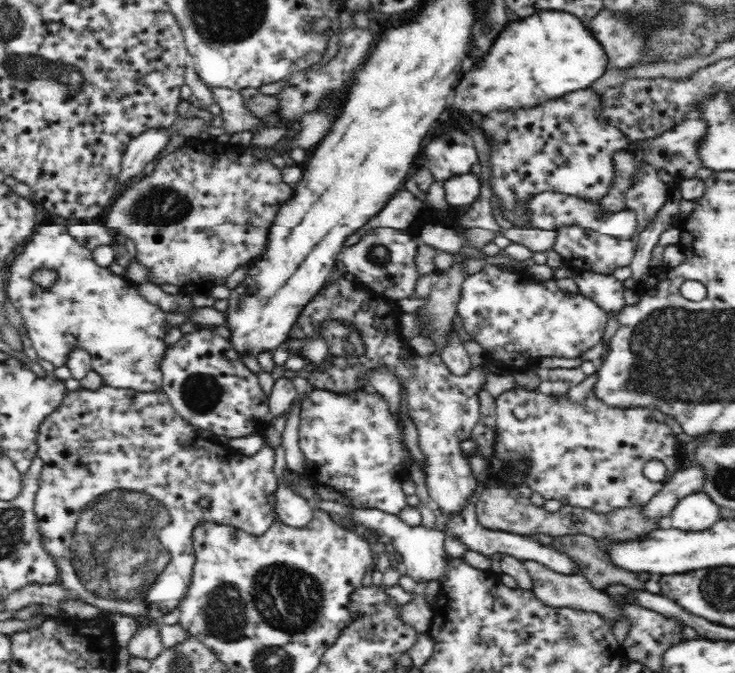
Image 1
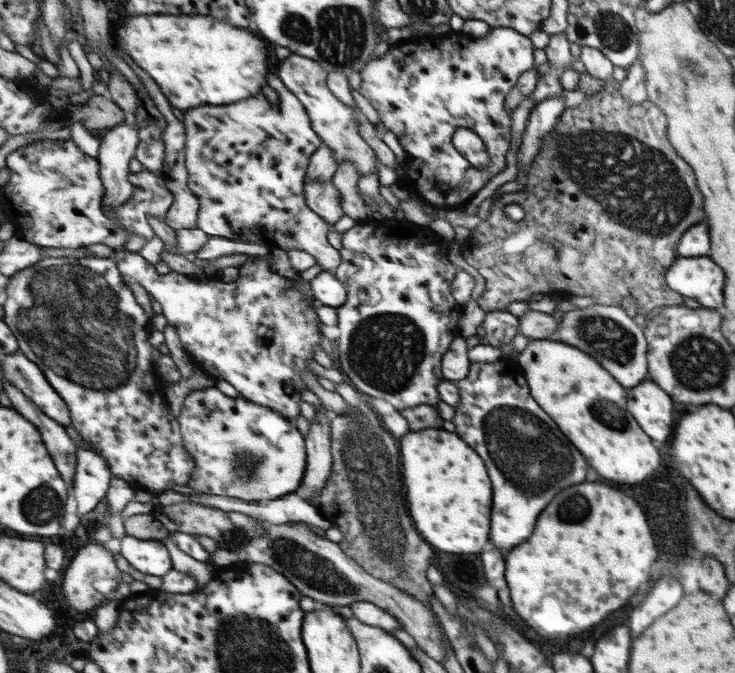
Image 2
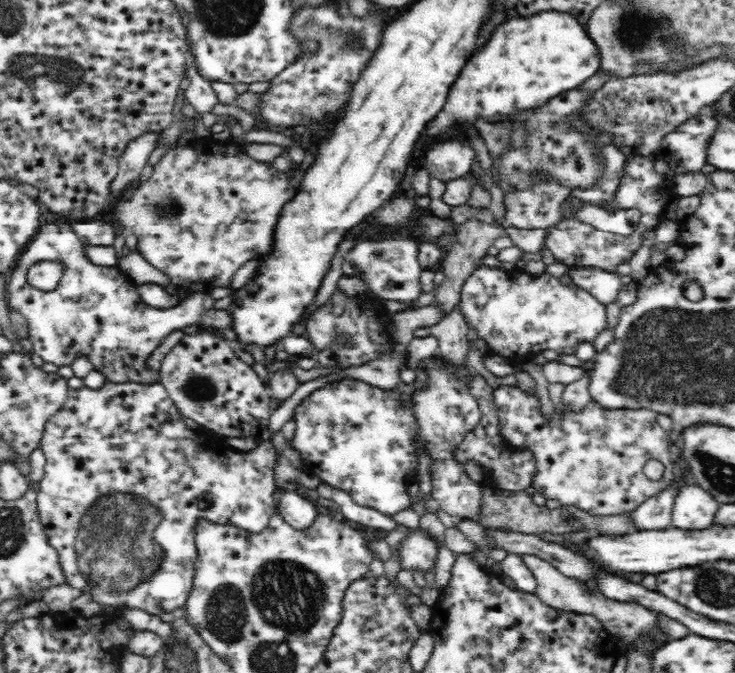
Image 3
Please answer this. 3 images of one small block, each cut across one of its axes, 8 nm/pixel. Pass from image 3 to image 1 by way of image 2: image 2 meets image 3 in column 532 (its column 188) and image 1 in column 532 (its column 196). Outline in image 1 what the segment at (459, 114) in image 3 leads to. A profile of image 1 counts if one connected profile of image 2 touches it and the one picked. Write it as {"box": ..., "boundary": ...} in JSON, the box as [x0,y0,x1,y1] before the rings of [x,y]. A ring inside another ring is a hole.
{"box":[454,10,608,116],"boundary":[[[558,10],[544,12],[544,14],[532,14],[532,18],[512,22],[508,24],[498,40],[494,42],[492,50],[480,62],[478,68],[464,74],[460,84],[456,86],[454,96],[454,108],[456,114],[480,113],[483,116],[488,114],[506,112],[508,110],[520,110],[541,106],[552,98],[560,98],[561,95],[572,93],[578,90],[591,89],[604,72],[608,70],[608,61],[604,58],[604,50],[600,50],[600,44],[596,38],[592,38],[590,30],[578,20],[573,14],[560,14]]]}

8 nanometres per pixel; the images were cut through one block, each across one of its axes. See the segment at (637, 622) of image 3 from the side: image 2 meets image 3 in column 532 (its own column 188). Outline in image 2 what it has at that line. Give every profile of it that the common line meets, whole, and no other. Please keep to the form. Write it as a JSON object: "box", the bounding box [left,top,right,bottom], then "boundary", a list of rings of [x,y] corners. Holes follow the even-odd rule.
{"box":[162,532,215,592],"boundary":[[[170,532],[169,536],[162,539],[162,542],[164,542],[170,550],[172,563],[174,564],[176,571],[188,573],[188,575],[192,575],[192,577],[196,579],[198,588],[195,592],[202,591],[202,589],[208,585],[208,582],[213,580],[215,571],[211,569],[208,562],[199,564],[185,552],[182,552],[175,543],[174,534],[176,534],[176,532]]]}

